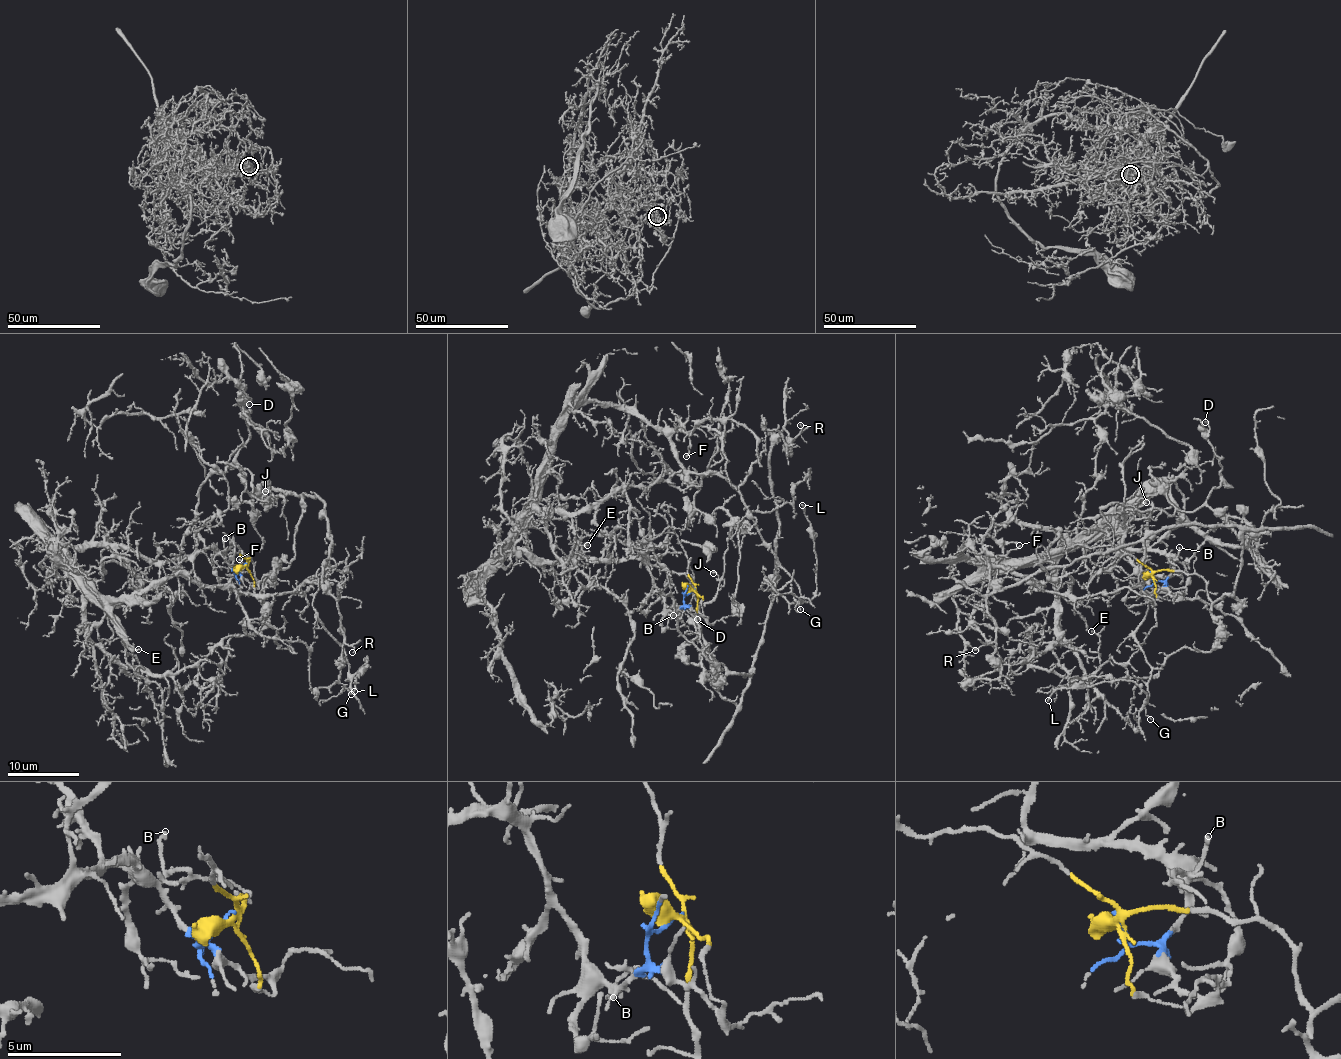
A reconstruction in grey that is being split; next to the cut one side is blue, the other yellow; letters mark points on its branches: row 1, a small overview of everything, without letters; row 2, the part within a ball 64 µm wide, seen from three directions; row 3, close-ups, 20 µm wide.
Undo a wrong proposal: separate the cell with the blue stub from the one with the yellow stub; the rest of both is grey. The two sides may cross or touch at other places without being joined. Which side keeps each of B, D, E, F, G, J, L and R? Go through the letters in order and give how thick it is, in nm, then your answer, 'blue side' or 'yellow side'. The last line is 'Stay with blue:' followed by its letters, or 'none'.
B: 180 nm | blue side
D: 120 nm | yellow side
E: 140 nm | blue side
F: 150 nm | blue side
G: 120 nm | yellow side
J: 140 nm | yellow side
L: 160 nm | yellow side
R: 120 nm | yellow side
Stay with blue: B, E, F

